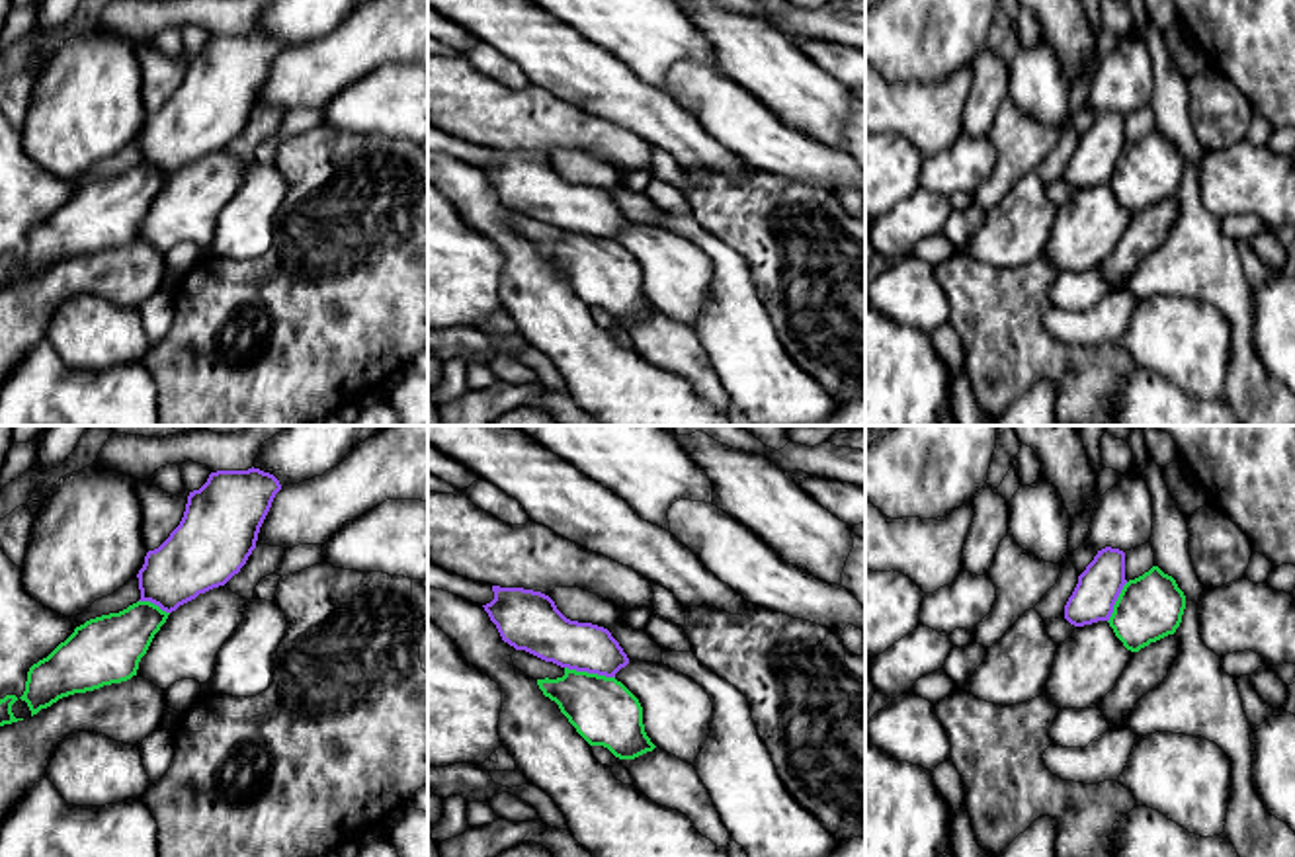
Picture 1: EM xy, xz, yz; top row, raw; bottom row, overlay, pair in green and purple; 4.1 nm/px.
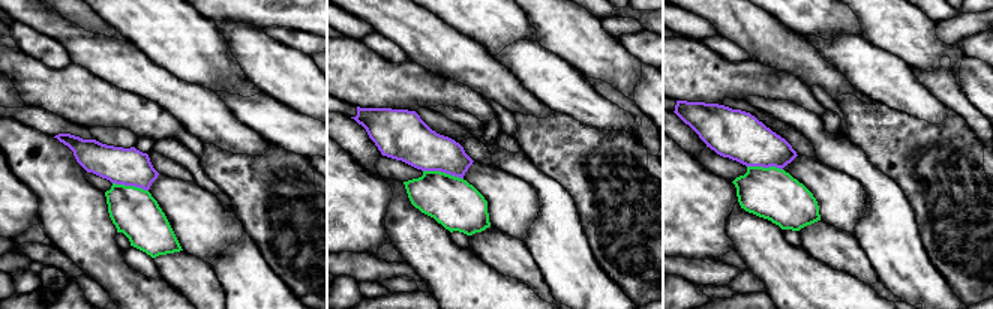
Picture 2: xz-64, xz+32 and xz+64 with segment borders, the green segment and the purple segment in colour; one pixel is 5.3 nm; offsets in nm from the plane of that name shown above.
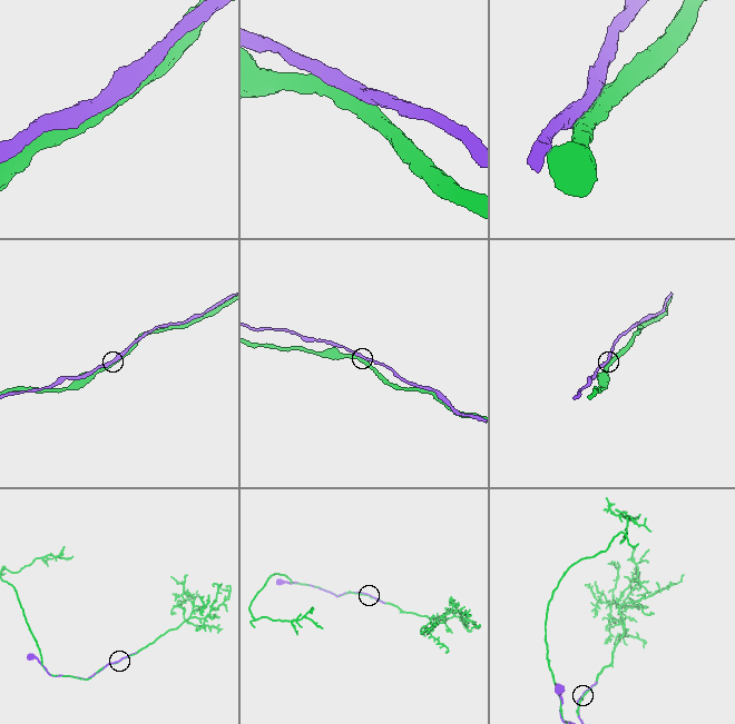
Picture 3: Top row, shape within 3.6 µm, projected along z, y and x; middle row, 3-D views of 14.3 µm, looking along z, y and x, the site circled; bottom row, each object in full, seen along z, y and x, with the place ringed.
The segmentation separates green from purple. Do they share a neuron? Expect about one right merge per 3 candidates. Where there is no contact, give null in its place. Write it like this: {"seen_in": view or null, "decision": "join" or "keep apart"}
{"seen_in": "xz", "decision": "join"}

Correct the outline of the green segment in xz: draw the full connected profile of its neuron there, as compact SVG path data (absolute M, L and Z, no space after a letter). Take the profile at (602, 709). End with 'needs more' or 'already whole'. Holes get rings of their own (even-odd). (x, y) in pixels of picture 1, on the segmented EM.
M492 586L492 592L494 599L482 607L502 640L564 670L563 677L537 679L537 685L590 746L604 746L619 759L635 759L656 748L645 732L639 699L615 679L629 658L607 629L566 619L541 592L500 586Z; needs more

